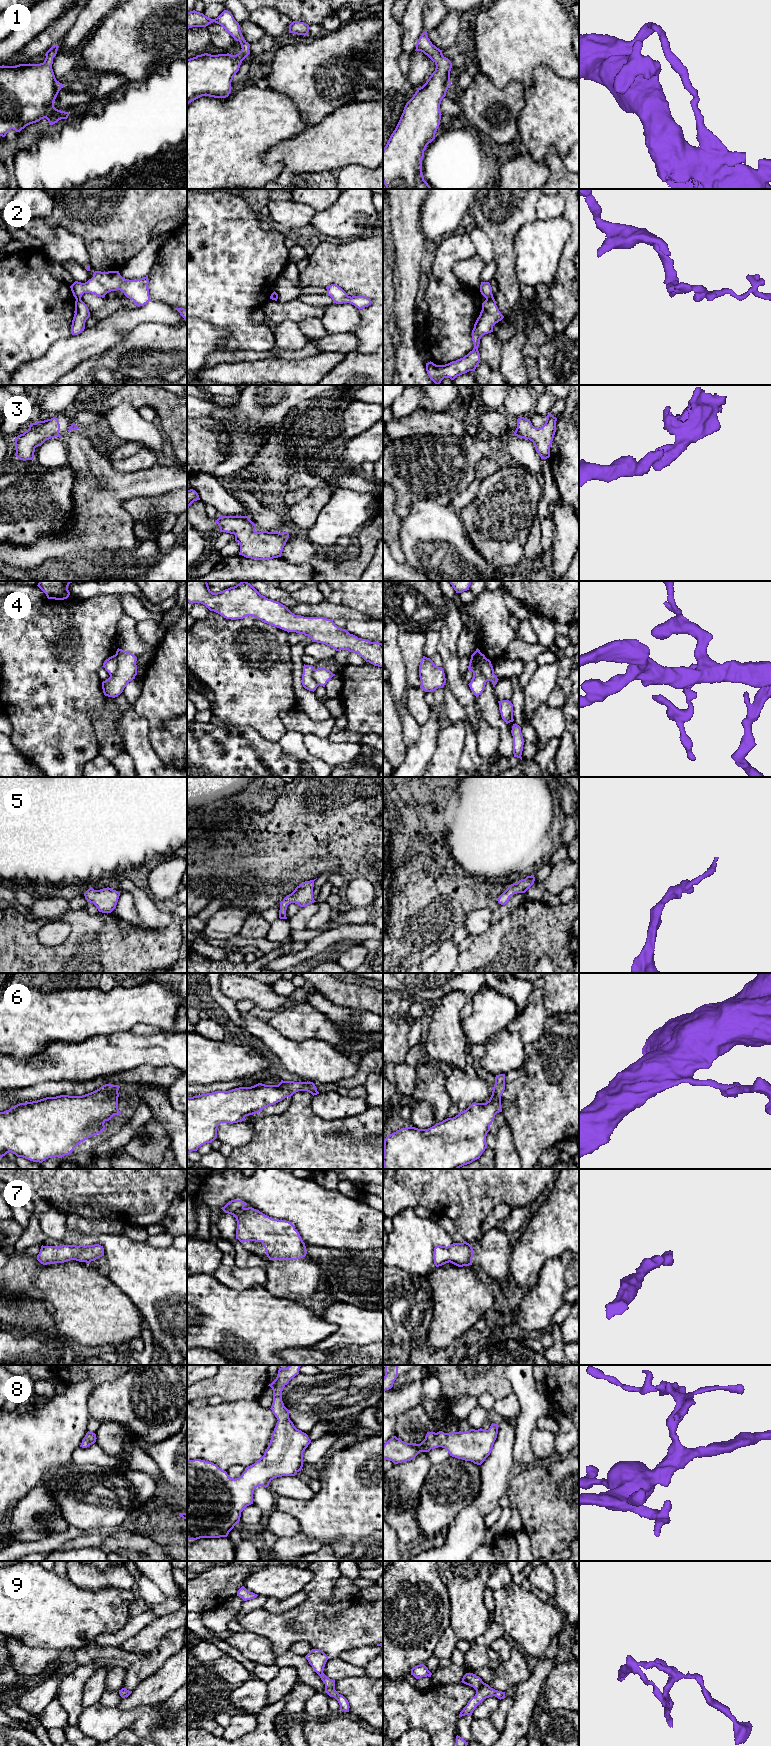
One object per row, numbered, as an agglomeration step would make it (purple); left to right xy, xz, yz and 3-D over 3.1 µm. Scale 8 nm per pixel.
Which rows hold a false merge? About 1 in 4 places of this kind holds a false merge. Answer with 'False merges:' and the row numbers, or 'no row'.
False merges: 2, 4

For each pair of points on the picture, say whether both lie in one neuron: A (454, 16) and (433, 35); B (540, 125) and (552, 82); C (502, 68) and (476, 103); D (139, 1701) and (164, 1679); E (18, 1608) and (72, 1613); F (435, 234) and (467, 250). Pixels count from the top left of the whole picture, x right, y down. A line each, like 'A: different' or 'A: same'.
A: same
B: same
C: different
D: same
E: same
F: different

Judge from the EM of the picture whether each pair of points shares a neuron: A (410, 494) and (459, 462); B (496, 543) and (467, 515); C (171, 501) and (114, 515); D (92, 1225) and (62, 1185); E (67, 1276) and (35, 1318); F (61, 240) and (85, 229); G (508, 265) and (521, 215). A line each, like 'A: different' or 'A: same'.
A: same
B: same
C: different
D: different
E: different
F: different
G: same

